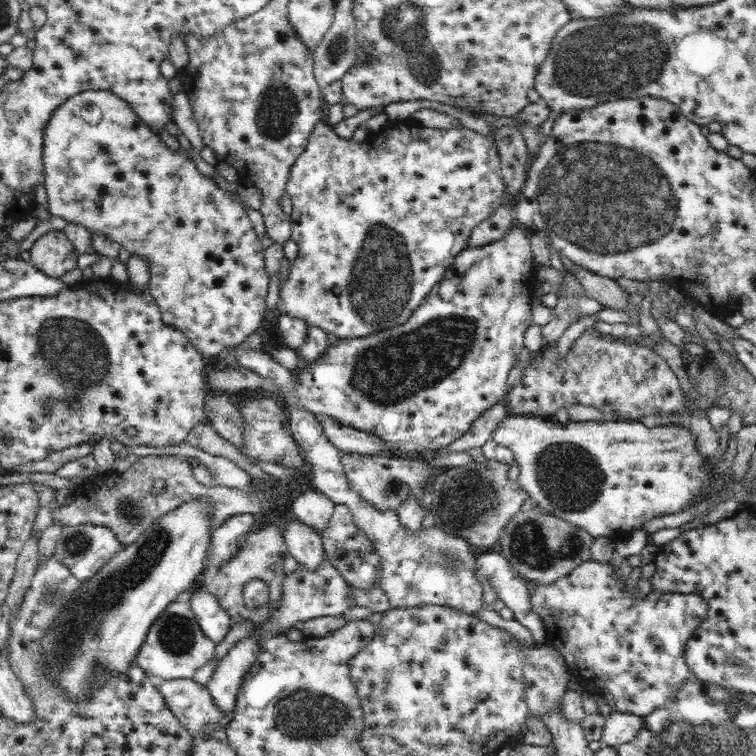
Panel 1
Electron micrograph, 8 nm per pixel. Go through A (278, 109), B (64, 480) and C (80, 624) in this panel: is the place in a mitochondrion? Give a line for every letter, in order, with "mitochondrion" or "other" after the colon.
A: mitochondrion
B: other
C: mitochondrion

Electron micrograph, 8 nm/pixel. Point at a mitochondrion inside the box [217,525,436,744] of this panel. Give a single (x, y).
(301, 713)

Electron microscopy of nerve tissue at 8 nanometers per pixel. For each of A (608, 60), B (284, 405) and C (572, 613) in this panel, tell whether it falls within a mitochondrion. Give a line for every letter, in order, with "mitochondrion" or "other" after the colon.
A: mitochondrion
B: other
C: other

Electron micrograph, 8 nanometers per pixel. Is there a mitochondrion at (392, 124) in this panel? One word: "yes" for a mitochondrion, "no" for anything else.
no

